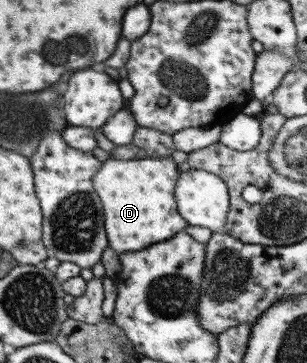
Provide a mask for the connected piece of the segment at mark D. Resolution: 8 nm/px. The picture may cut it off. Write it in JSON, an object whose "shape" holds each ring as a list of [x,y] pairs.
{"shape":[[[172,156],[148,157],[138,160],[106,160],[94,176],[94,188],[104,204],[106,234],[110,248],[116,252],[136,252],[150,244],[162,242],[184,230],[188,224],[178,214],[174,188],[179,168]]]}

